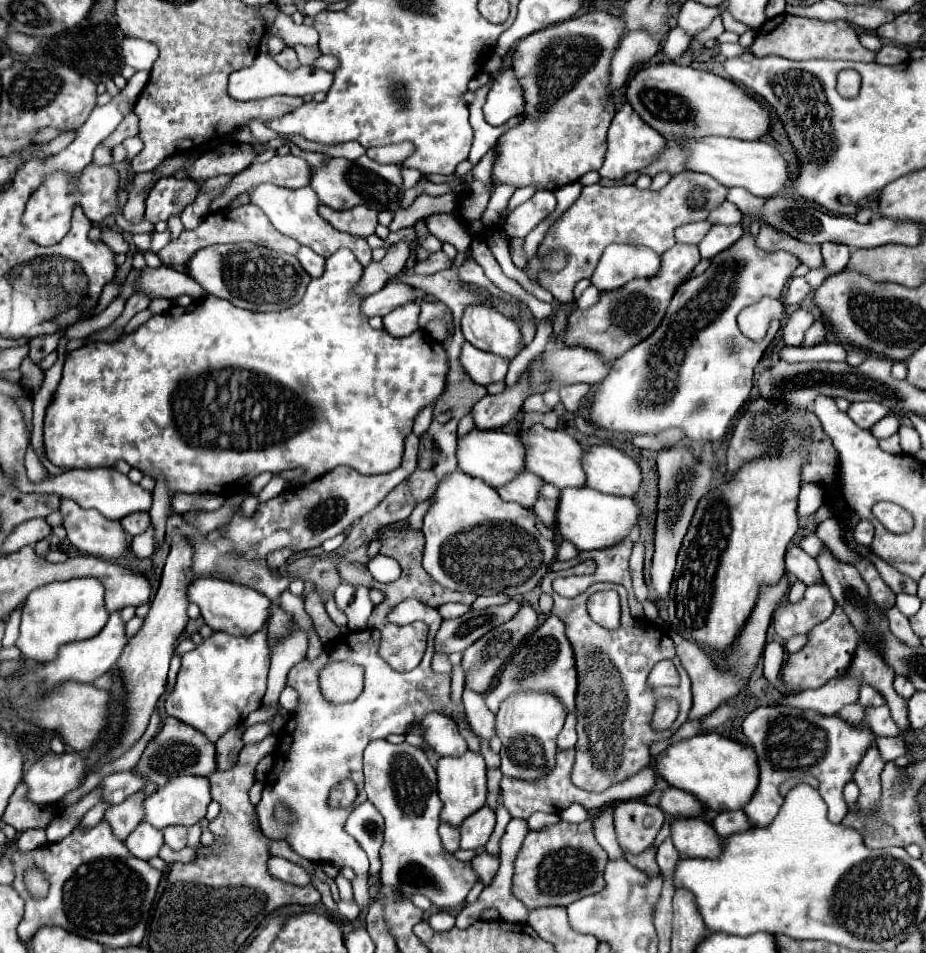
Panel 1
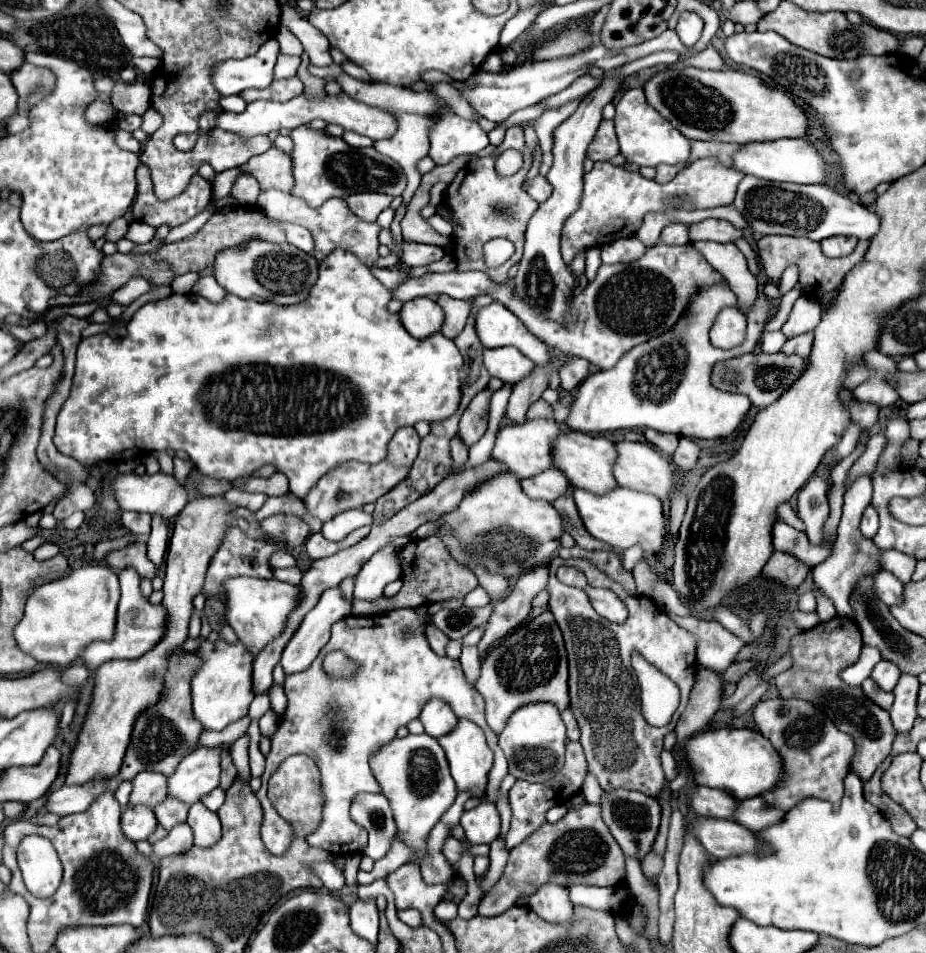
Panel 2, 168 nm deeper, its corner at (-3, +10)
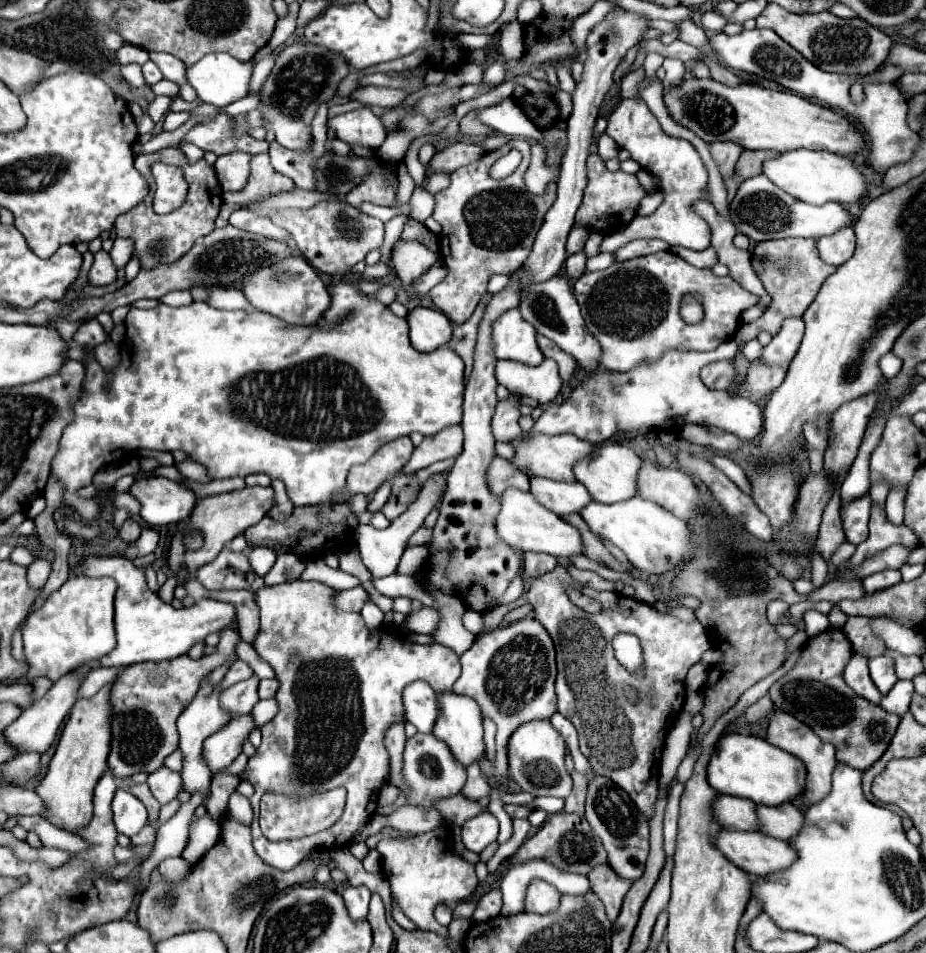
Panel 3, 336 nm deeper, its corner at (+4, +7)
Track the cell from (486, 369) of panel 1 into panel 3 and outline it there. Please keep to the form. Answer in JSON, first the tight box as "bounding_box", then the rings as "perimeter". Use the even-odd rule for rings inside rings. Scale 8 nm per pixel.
{"bounding_box":[496,359,562,403],"perimeter":[[[500,359],[496,363],[496,381],[512,395],[532,397],[538,403],[550,403],[562,387],[558,365],[552,359],[546,359],[536,367],[522,365],[520,361]]]}

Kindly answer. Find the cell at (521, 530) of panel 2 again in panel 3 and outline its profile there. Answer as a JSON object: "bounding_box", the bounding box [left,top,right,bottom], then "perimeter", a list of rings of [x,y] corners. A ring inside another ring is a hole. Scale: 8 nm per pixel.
{"bounding_box":[496,489,582,559],"perimeter":[[[506,489],[500,497],[500,513],[496,517],[496,533],[502,543],[506,543],[510,549],[518,549],[520,553],[548,553],[554,557],[568,559],[570,555],[582,553],[582,539],[576,527],[560,519],[556,513],[544,509],[534,501],[534,497],[520,489]]]}

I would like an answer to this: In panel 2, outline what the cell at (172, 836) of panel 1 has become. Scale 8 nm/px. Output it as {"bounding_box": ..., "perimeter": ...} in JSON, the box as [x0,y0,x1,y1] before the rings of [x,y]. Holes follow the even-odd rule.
{"bounding_box":[153,798,189,830],"perimeter":[[[167,798],[157,808],[153,808],[153,812],[157,816],[157,822],[165,830],[171,830],[177,824],[183,824],[187,820],[187,810],[189,810],[189,806],[181,800],[177,800],[177,798]]]}

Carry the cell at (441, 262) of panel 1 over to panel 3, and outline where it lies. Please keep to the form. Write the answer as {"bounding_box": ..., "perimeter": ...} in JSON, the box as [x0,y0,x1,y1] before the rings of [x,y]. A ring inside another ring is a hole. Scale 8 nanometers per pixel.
{"bounding_box":[390,239,438,297],"perimeter":[[[402,239],[398,241],[398,245],[394,245],[392,257],[390,257],[390,265],[396,269],[398,277],[402,279],[402,287],[410,297],[416,295],[410,289],[410,283],[418,275],[428,271],[436,261],[438,261],[438,253],[430,251],[426,245],[418,241],[402,241]]]}

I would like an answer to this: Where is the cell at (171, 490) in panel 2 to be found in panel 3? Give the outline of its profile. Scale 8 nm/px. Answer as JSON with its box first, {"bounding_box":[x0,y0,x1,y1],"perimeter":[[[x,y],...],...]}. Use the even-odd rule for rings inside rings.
{"bounding_box":[130,477,196,525],"perimeter":[[[166,477],[140,479],[130,487],[130,493],[140,501],[140,517],[152,525],[170,525],[186,519],[196,503],[196,495]]]}

